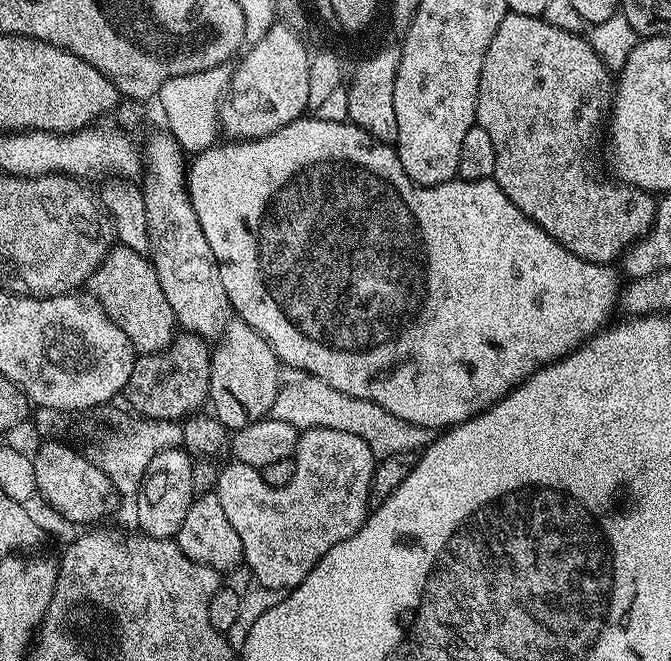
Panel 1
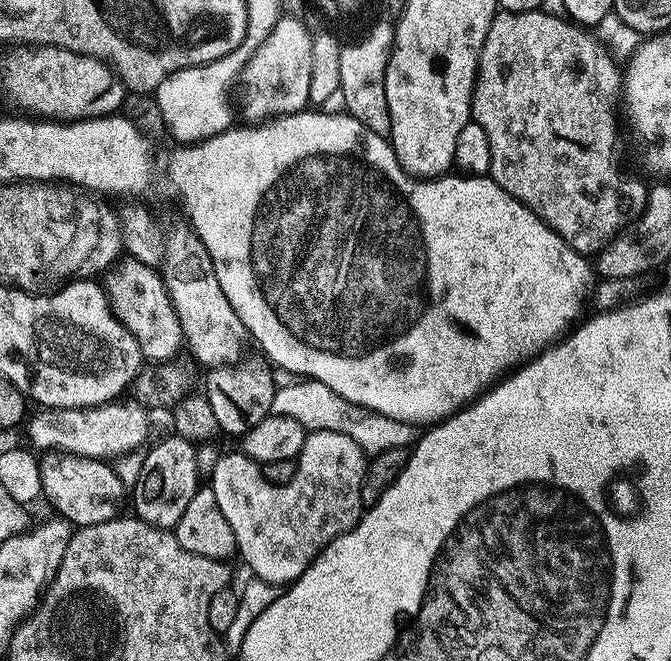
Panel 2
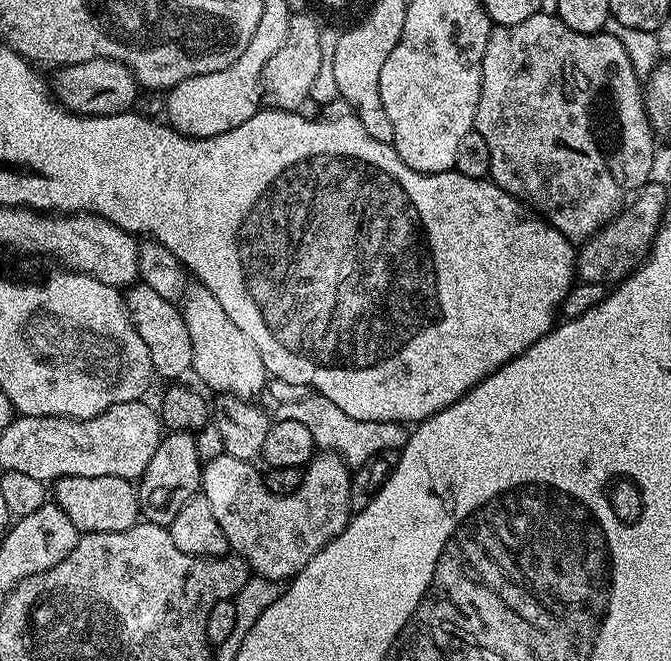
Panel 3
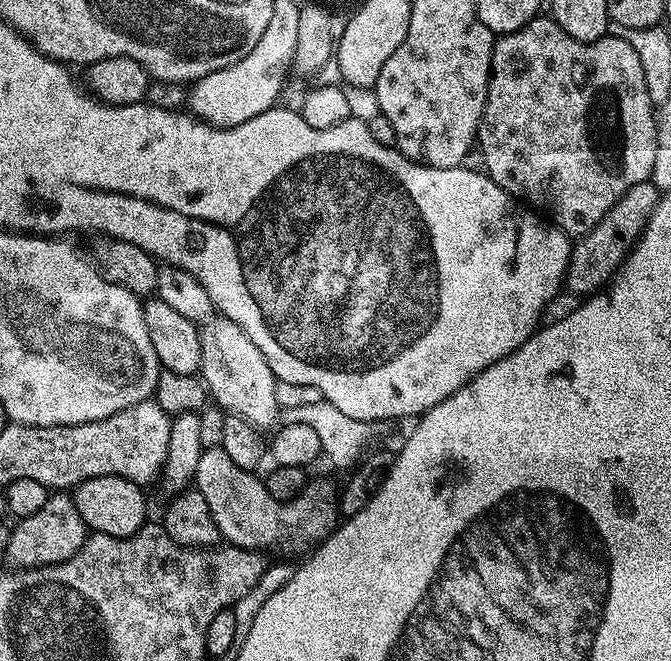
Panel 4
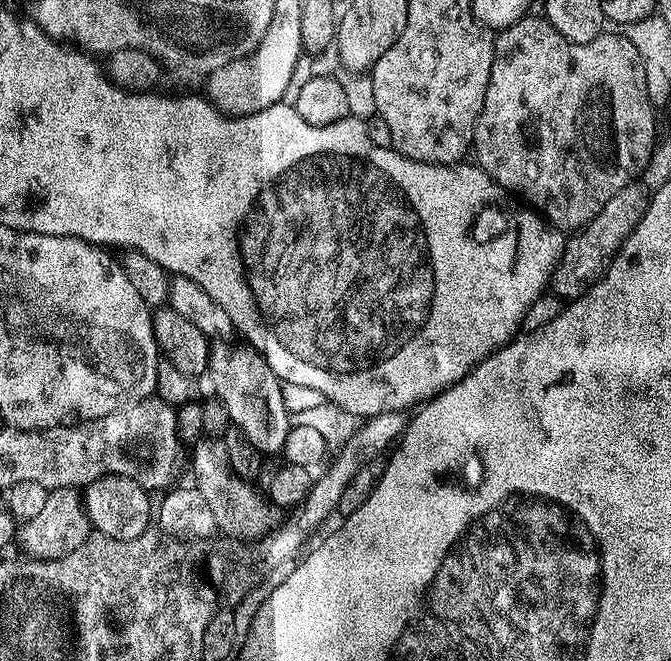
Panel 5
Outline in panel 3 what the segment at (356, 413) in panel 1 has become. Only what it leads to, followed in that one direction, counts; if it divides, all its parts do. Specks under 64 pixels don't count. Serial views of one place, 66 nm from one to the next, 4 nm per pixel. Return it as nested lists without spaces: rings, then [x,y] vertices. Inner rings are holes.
[[[317,392],[307,394],[298,401],[281,402],[274,409],[276,410],[273,410],[272,416],[275,421],[286,419],[302,422],[312,433],[317,447],[339,453],[352,468],[365,464],[376,453],[390,449],[399,451],[410,435],[407,427],[399,421],[362,422],[361,419],[352,418],[334,402]]]

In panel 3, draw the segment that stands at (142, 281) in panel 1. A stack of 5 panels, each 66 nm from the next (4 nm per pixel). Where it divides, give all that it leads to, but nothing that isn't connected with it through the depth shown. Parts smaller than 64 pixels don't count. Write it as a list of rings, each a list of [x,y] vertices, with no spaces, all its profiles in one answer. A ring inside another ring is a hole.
[[[137,282],[127,289],[126,303],[132,325],[142,334],[142,342],[152,355],[152,367],[157,377],[165,376],[172,382],[192,367],[192,339],[190,330],[186,330],[184,313],[173,301],[162,298],[162,294],[152,290],[142,282]]]

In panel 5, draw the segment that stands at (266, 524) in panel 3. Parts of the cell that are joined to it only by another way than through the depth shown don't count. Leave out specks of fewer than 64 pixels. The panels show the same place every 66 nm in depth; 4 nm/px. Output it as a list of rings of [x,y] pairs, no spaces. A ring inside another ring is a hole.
[[[200,438],[191,445],[192,472],[196,475],[194,486],[205,496],[210,511],[214,513],[217,529],[225,536],[238,540],[254,540],[261,535],[260,519],[264,516],[266,500],[252,489],[253,485],[232,473],[230,454],[226,454],[223,438]]]

